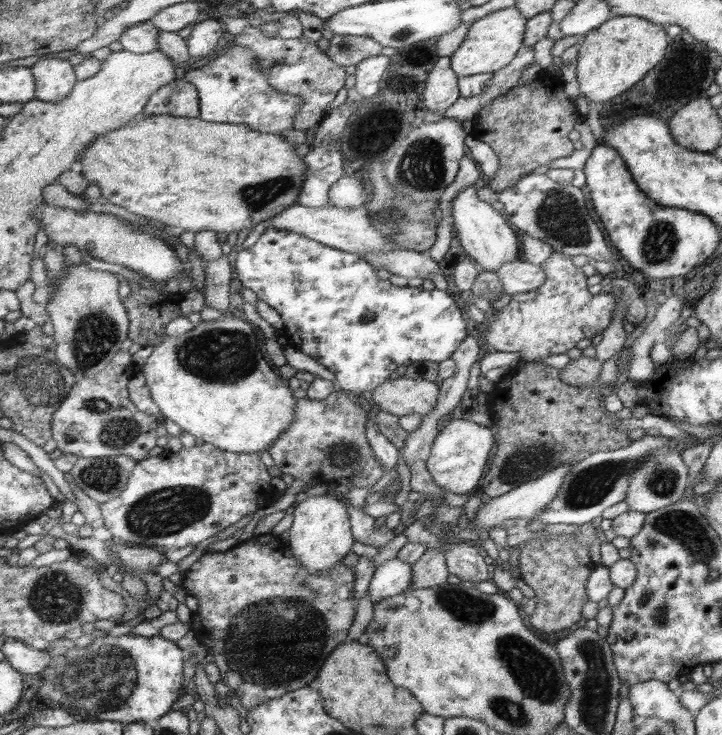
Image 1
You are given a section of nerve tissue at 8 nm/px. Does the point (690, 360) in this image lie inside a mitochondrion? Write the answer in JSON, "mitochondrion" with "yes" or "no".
{"mitochondrion":"no"}

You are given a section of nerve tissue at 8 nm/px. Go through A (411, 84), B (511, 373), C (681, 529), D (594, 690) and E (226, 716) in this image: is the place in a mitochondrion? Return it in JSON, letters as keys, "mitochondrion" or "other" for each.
{"A":"other","B":"other","C":"mitochondrion","D":"mitochondrion","E":"other"}

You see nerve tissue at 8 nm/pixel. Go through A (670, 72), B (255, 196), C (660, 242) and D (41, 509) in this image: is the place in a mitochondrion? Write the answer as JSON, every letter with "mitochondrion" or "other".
{"A":"other","B":"mitochondrion","C":"mitochondrion","D":"other"}

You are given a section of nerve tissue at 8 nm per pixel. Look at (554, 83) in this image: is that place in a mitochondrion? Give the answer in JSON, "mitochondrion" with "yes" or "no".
{"mitochondrion":"no"}

